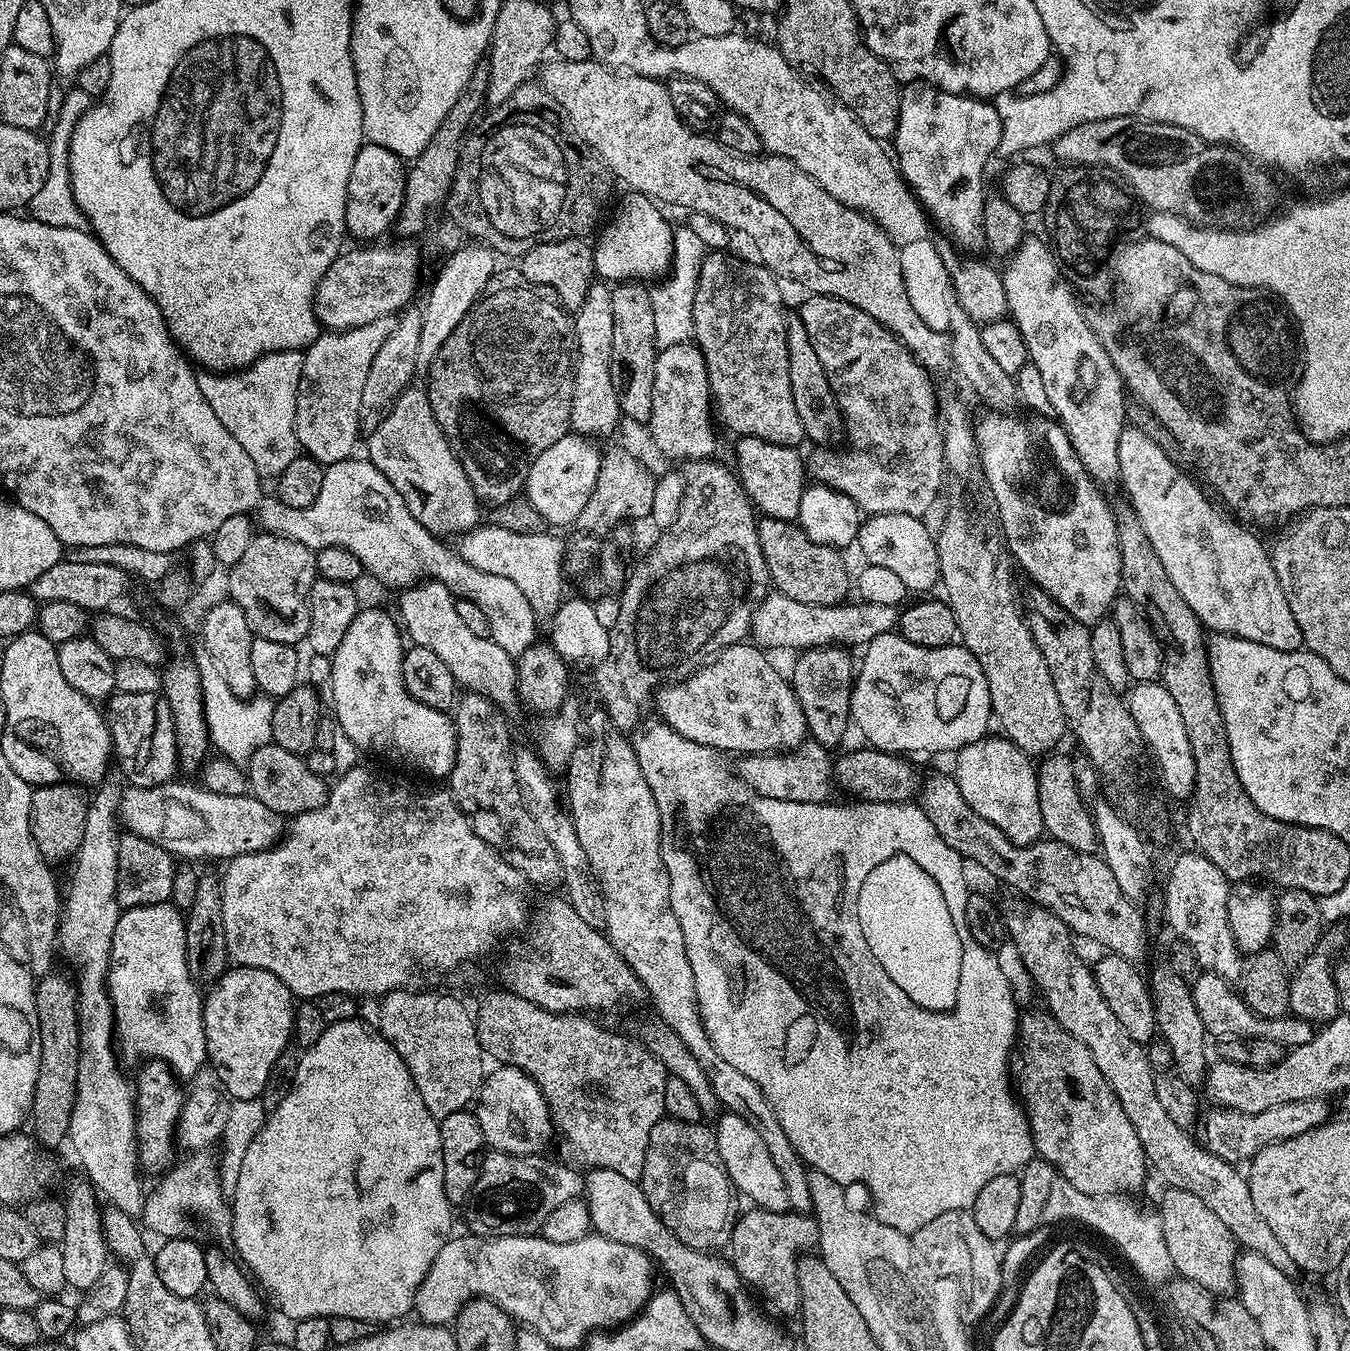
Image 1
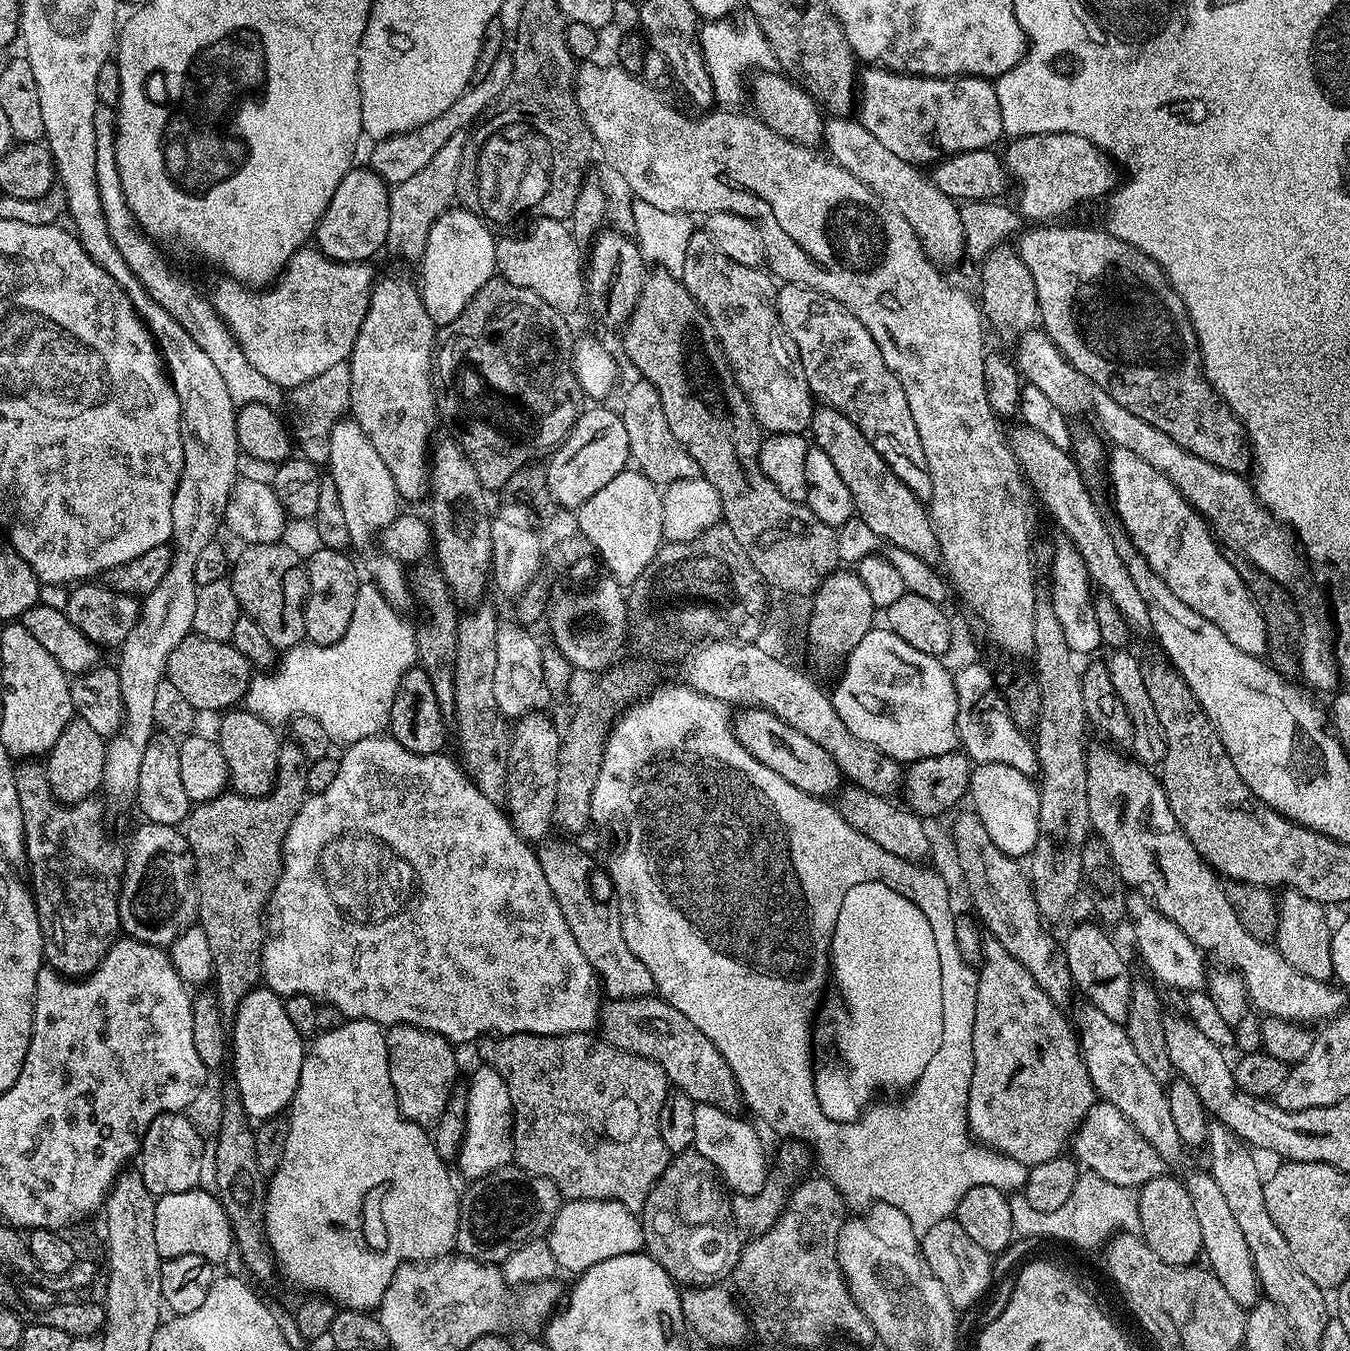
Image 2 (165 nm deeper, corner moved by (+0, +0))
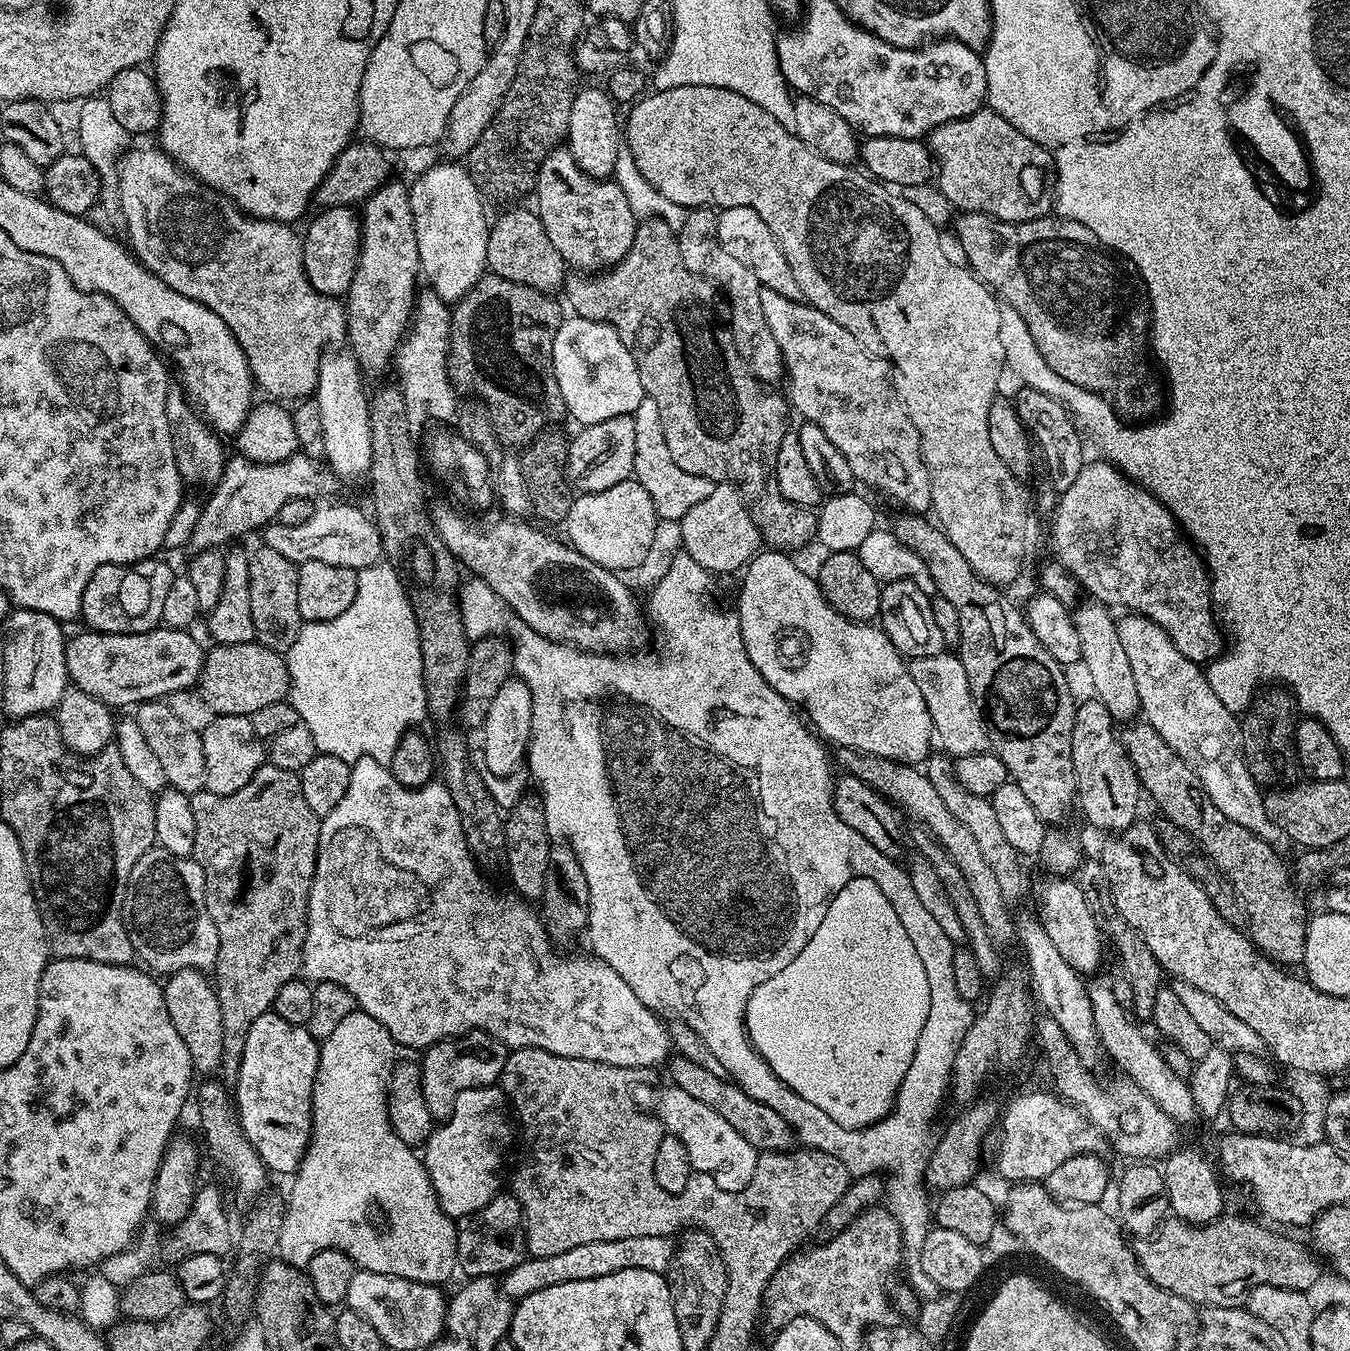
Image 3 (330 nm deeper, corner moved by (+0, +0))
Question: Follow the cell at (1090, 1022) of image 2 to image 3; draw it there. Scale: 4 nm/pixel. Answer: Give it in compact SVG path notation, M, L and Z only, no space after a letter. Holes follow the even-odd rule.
M1018 916L1015 931L1017 941L1021 942L1026 950L1030 972L1028 978L1031 983L1034 981L1038 998L1044 1008L1042 1010L1062 1028L1081 1059L1088 1064L1093 1063L1094 1052L1098 1052L1101 1047L1096 1027L1093 1025L1093 1010L1083 979L1064 961L1037 917Z

